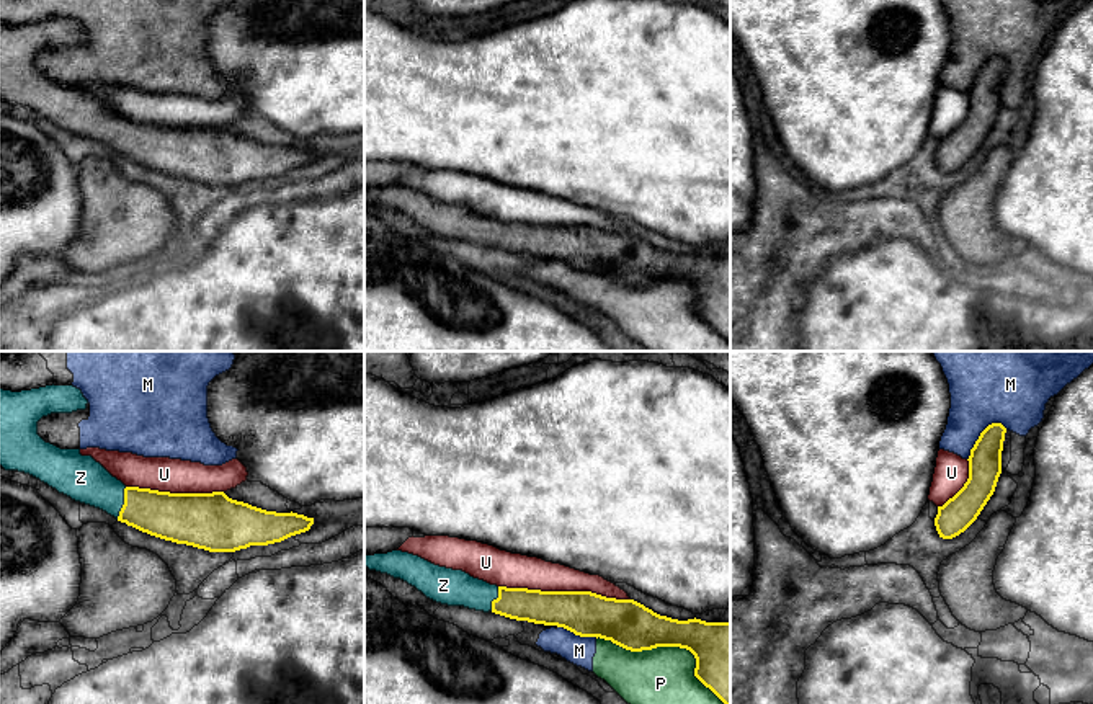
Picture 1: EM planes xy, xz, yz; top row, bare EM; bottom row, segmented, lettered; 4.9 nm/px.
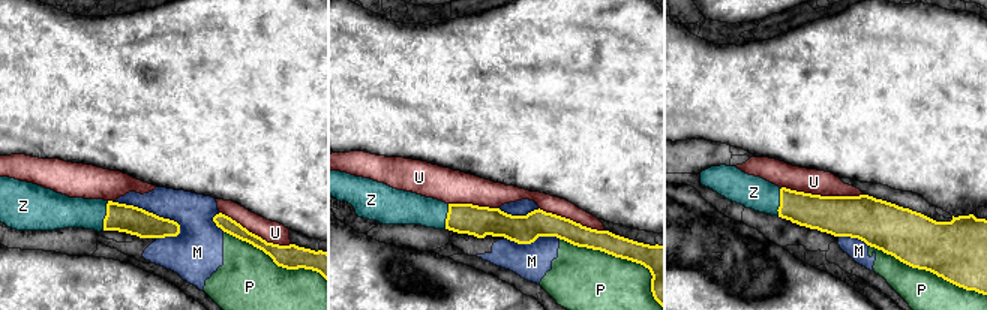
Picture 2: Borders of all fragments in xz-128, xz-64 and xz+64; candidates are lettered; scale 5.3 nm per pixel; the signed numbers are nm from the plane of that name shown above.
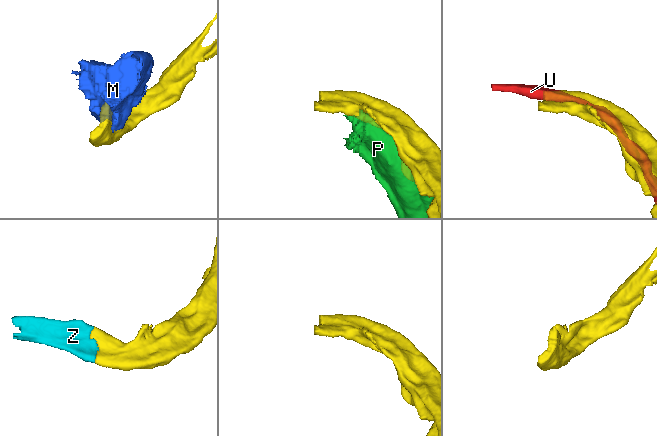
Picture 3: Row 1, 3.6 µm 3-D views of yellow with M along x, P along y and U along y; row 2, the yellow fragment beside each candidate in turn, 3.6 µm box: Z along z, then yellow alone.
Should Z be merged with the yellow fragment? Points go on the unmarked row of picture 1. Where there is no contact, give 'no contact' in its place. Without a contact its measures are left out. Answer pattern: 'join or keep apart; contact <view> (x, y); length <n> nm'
join; contact xy (124, 138); length 170 nm

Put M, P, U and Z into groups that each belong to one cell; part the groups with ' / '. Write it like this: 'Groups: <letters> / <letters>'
Groups: M P / U / Z

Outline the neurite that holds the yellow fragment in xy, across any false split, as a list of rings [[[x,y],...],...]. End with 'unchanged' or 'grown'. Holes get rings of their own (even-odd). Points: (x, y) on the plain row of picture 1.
[[[52,18],[21,26],[0,23],[0,100],[29,108],[142,167],[209,186],[281,176],[314,158],[314,152],[266,145],[224,126],[170,127],[126,121],[91,90],[60,83],[38,69],[42,51],[85,44],[87,38],[74,20]]]; grown

